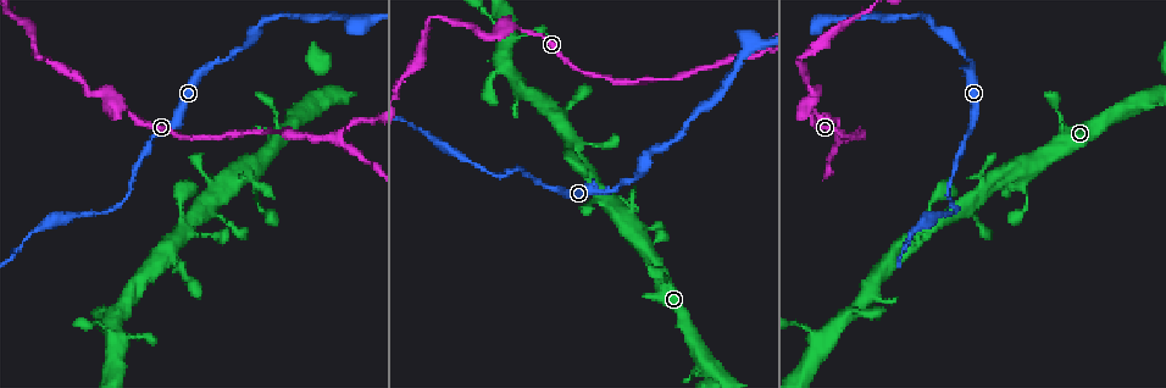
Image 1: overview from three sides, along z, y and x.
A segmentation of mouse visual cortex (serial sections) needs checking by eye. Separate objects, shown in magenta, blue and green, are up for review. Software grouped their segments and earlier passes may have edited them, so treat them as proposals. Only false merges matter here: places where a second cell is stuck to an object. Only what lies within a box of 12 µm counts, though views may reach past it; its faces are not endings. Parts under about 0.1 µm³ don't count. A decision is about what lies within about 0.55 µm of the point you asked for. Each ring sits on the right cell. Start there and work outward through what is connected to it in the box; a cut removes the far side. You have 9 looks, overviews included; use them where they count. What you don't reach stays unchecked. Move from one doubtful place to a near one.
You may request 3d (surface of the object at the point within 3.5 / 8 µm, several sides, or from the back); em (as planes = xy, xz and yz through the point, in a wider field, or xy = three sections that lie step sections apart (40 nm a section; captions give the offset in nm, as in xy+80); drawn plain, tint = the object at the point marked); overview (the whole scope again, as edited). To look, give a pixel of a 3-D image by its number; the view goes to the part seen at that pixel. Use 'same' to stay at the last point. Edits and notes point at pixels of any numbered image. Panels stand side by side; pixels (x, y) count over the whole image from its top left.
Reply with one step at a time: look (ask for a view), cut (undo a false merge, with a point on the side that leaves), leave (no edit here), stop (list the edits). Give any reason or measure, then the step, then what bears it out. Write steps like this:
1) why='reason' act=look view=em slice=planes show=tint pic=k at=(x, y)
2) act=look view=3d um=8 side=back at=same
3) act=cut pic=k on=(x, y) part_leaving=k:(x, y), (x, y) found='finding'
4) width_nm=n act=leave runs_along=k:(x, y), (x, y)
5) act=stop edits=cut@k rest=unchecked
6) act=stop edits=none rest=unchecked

why='sudden change in width' act=look view=3d um=8 pic=1 at=(480, 34)

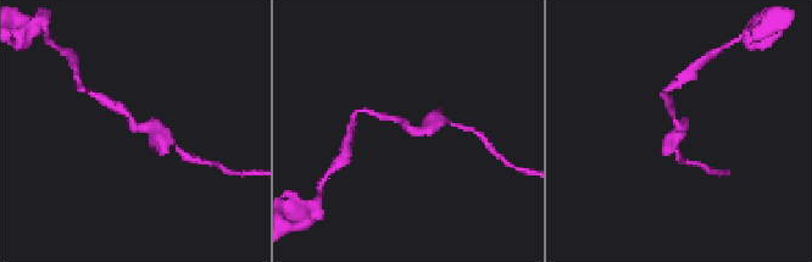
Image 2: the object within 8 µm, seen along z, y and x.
act=look view=3d um=3.5 pic=2 at=(683, 130)

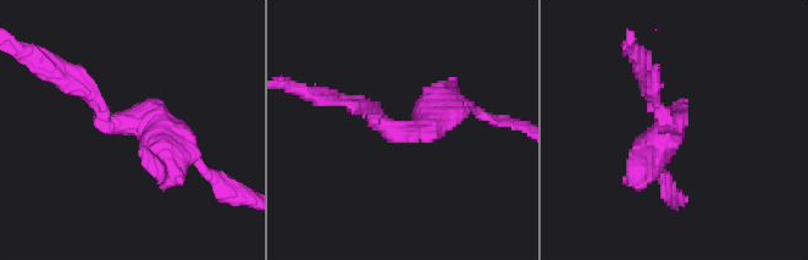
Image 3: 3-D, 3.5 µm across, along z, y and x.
arm_widths_nm=200,400 act=leave runs_along=3:(176, 151), (60, 76) found='all the same cell'

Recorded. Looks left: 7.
why='sharp bend' act=look view=em slice=xy step=2 show=tint pic=1 at=(801, 59)

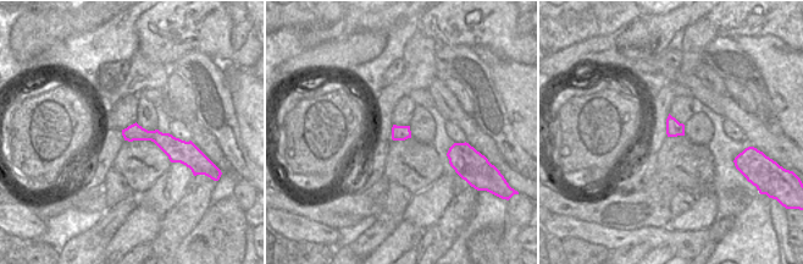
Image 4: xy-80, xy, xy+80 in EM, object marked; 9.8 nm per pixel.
why='see where the arms go' act=look view=3d um=3.5 at=same

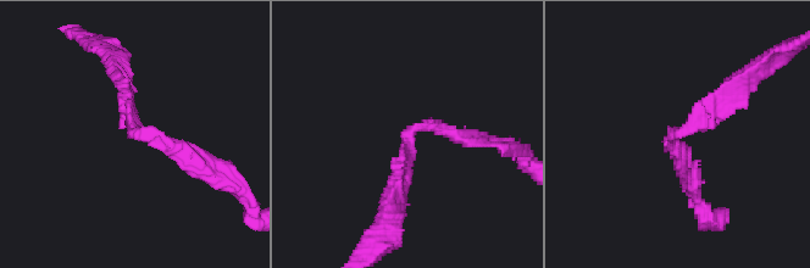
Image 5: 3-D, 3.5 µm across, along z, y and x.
arm_widths_nm=150,200 act=leave runs_along=5:(206, 169), (132, 132), (125, 87) found='all the same cell'

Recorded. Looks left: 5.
why='two arms in line, one across' act=look view=em slice=xy step=1 show=tint pic=1 at=(932, 229)

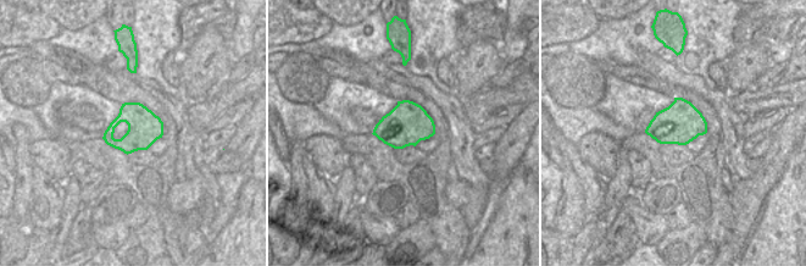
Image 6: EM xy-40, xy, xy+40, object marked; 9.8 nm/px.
why='see where the arms go' act=look view=3d um=3.5 at=same

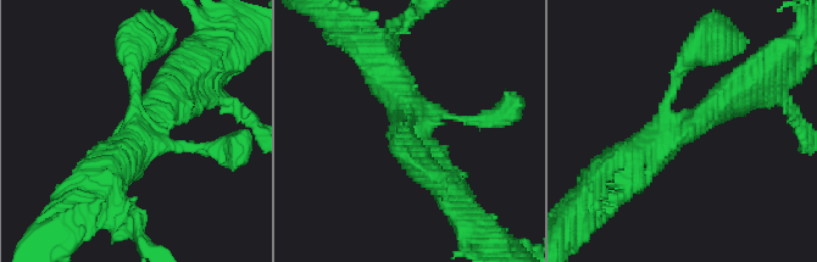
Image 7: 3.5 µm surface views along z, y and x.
act=leave runs_along=7:(738, 90), (688, 128), (616, 157) found='one cell here'

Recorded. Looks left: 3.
why='arms part here' act=look view=3d um=3.5 pic=1 at=(337, 136)

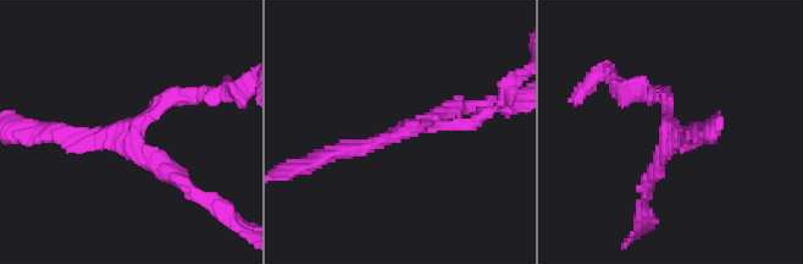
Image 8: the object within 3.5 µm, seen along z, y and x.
arms=3 arm_widths_nm=150,200,250 why='now the EM' act=look view=em slice=xy step=1 show=tint pic=8 at=(673, 134)

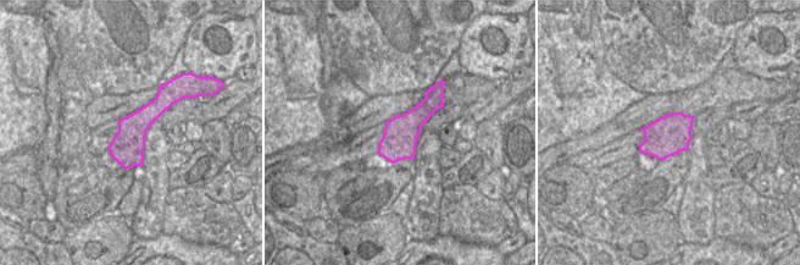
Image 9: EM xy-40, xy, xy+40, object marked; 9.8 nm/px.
width_nm=340 act=leave runs_along=8:(54, 131), (129, 135), (186, 183) found='continuous, no second cell'

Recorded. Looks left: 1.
act=stop edits=none rest=unchecked

